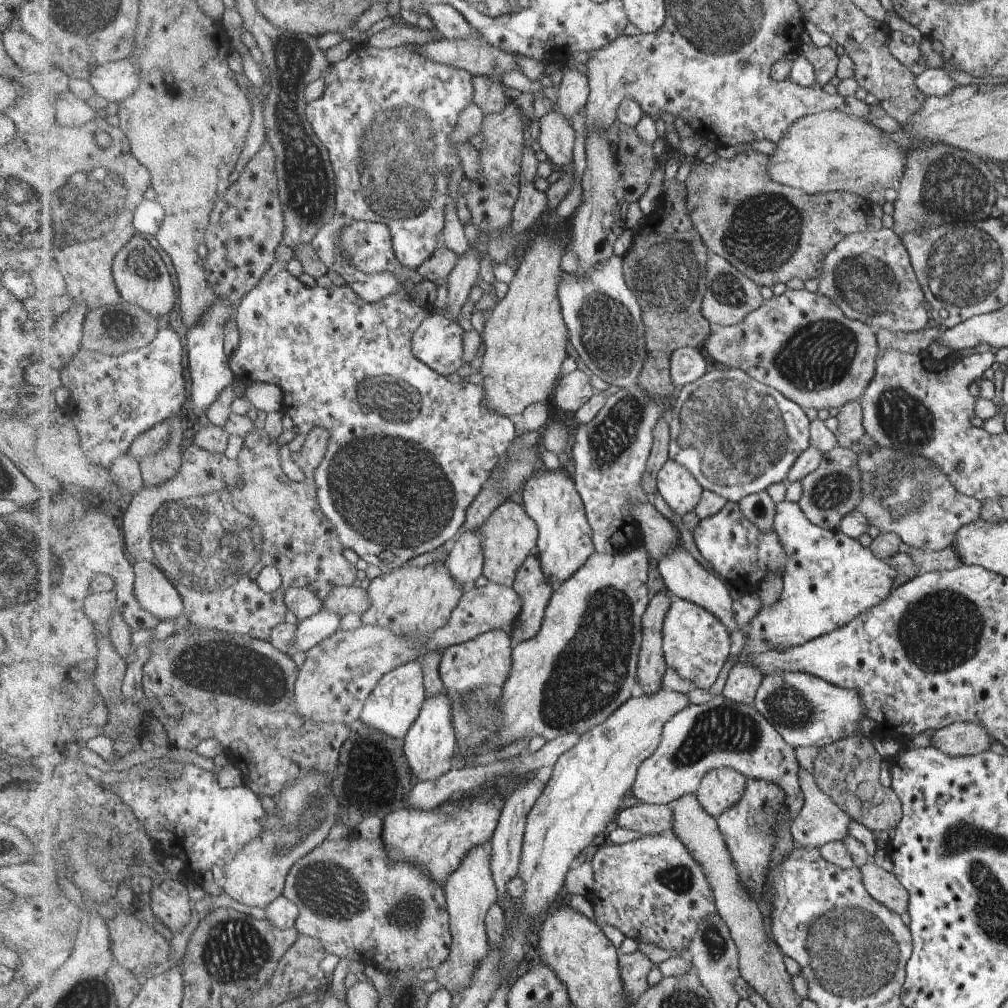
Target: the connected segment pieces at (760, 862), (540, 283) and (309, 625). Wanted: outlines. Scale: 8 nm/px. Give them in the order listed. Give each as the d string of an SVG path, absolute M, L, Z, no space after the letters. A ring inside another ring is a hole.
M749 778L743 798L717 818L720 829L728 840L740 879L759 903L765 892L771 856L774 855L774 849L780 846L782 818L791 799L789 793L785 788L781 788L777 781Z
M552 231L547 235L534 236L528 246L522 251L521 266L516 270L515 278L509 285L503 300L493 309L491 318L484 327L484 359L481 364L481 376L486 390L484 405L497 411L515 417L525 412L531 404L548 401L556 390L557 378L562 374L564 360L568 358L567 340L568 328L562 313L560 301L560 284L564 278L561 270L561 258L567 249L557 239L557 233Z
M322 609L307 620L298 622L295 652L304 652L315 648L326 638L333 636L341 628L341 614Z

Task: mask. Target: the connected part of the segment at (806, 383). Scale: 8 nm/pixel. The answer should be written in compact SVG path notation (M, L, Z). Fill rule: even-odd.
M789 288L782 295L772 296L770 299L764 299L763 306L747 315L747 318L738 325L721 327L718 331L711 333L709 340L704 344L706 351L713 361L718 365L724 366L729 369L741 369L752 376L754 379L761 380L763 384L776 388L789 397L792 401L800 404L806 411L815 408L818 410L828 410L829 408L838 408L845 406L851 401L860 401L864 392L869 388L874 376L876 375L877 359L880 354L880 348L877 345L877 338L871 326L859 319L852 319L846 315L846 312L837 304L832 298L825 296L819 292L811 293L809 290L791 290Z

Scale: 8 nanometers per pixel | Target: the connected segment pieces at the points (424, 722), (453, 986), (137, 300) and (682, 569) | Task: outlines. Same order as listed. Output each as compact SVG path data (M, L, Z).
M445 693L427 697L420 715L402 742L413 781L425 782L440 779L455 767L452 761L456 756L458 740L453 726L453 698Z
M475 847L446 884L446 899L449 901L453 948L449 960L439 970L439 982L451 990L453 997L470 988L480 964L490 953L490 942L486 929L489 909L497 903L498 890L492 873L492 854L483 848Z
M137 233L135 238L117 253L114 260L114 278L125 304L144 308L153 316L163 316L173 312L175 304L179 304L175 302L177 290L161 254L143 236Z
M682 546L669 553L658 567L665 579L667 590L675 593L679 598L708 609L728 628L729 632L733 632L737 628L737 620L735 620L735 612L733 612L733 598L729 594L729 588L725 586L725 581L717 578L711 572L707 572Z

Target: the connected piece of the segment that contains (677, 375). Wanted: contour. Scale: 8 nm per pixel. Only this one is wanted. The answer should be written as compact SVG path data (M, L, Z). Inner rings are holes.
M681 348L673 355L670 375L675 382L675 386L680 389L689 383L694 383L707 373L707 360L699 349Z

